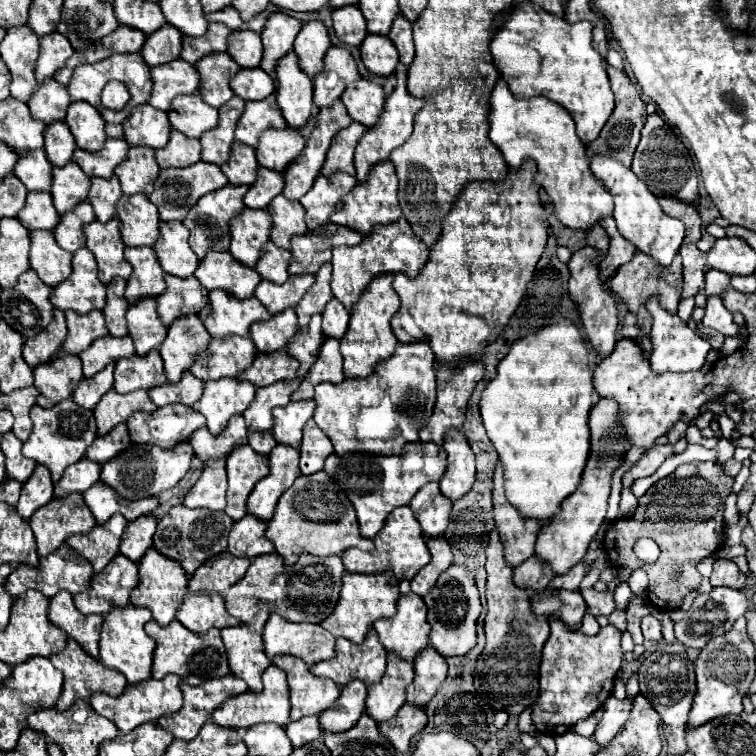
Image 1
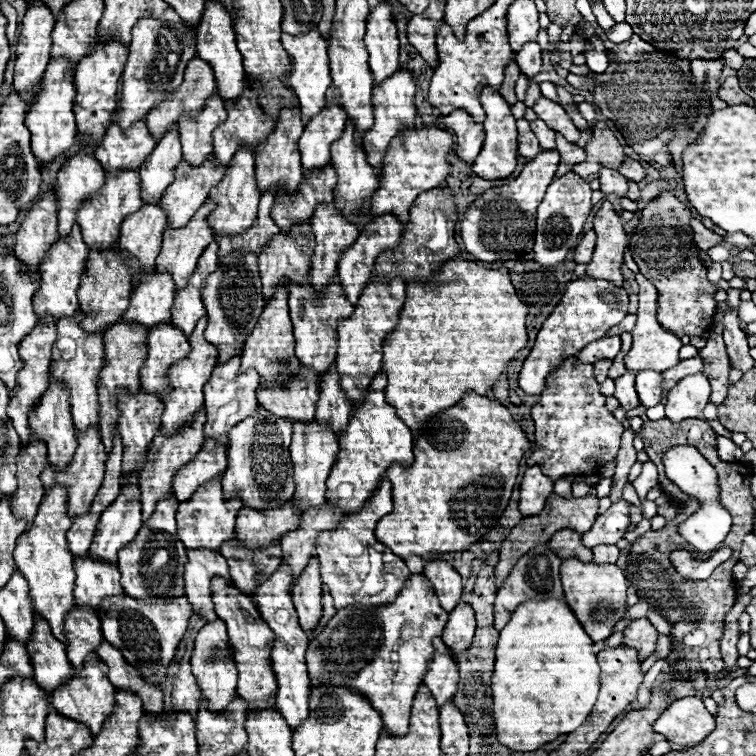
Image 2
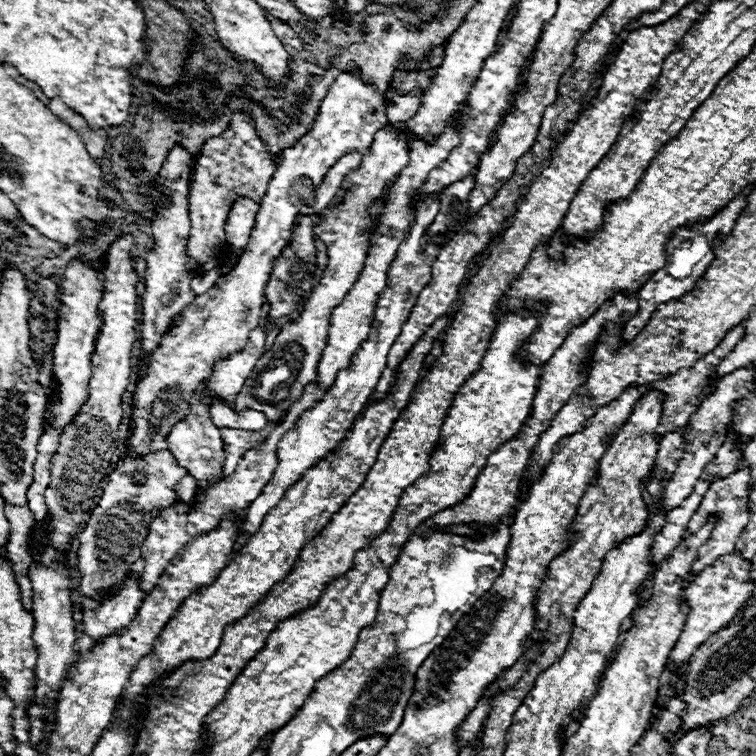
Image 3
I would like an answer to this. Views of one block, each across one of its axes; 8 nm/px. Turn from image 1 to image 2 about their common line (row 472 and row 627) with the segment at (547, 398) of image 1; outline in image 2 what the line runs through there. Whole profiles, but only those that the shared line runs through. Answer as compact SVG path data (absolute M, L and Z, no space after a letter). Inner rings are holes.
M526 600L516 608L510 622L500 630L496 668L492 674L492 716L500 744L512 752L534 752L562 734L574 732L590 716L600 690L600 666L592 654L592 640L582 630L564 600Z

